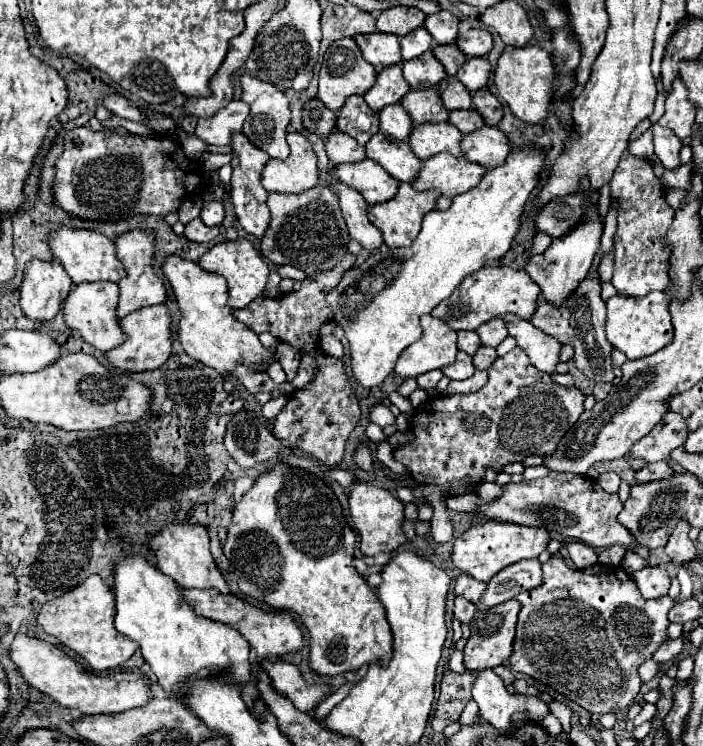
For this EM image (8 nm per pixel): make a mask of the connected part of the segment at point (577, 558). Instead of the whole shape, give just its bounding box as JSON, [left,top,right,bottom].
[568,541,598,569]

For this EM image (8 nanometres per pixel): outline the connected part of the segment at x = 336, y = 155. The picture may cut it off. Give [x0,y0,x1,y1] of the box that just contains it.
[326,129,366,165]

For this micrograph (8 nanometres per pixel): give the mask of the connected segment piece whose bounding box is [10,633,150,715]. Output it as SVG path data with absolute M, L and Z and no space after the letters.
M16 635L10 645L10 659L20 669L26 683L40 693L48 695L62 707L78 709L84 715L96 713L118 713L144 705L150 699L148 679L138 673L114 673L114 675L94 675L84 671L80 663L68 657L62 649L52 643L46 643L38 637Z

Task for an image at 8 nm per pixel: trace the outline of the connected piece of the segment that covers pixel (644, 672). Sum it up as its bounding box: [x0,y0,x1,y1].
[638,659,660,683]

